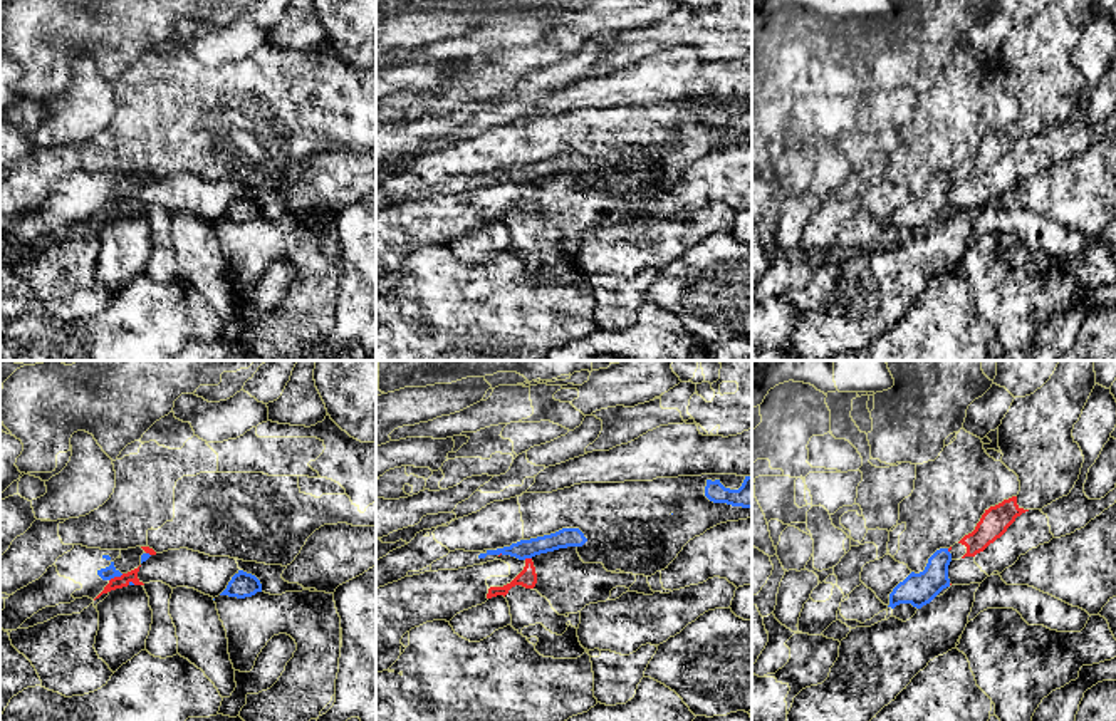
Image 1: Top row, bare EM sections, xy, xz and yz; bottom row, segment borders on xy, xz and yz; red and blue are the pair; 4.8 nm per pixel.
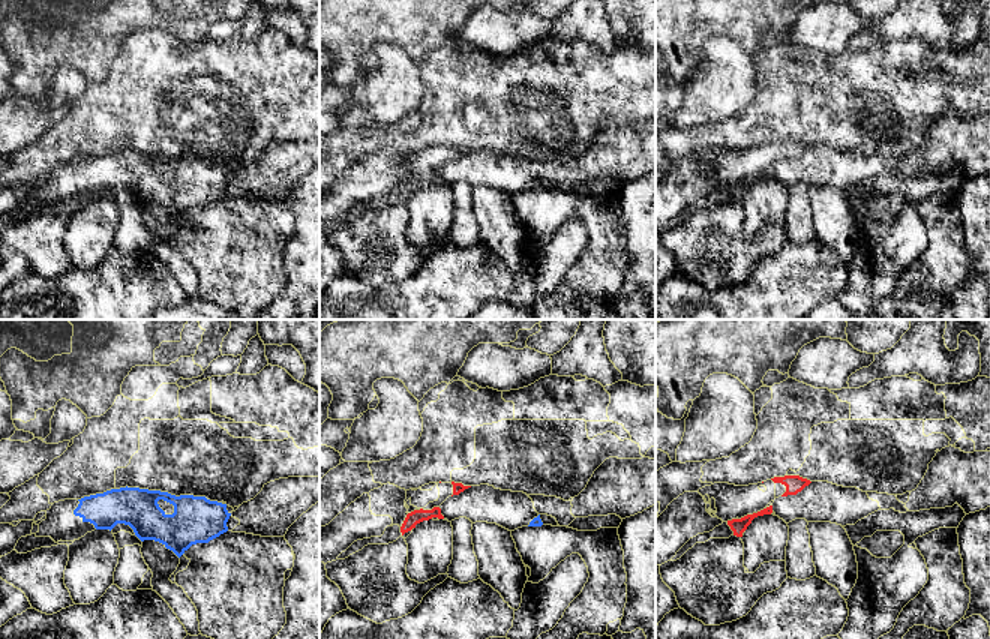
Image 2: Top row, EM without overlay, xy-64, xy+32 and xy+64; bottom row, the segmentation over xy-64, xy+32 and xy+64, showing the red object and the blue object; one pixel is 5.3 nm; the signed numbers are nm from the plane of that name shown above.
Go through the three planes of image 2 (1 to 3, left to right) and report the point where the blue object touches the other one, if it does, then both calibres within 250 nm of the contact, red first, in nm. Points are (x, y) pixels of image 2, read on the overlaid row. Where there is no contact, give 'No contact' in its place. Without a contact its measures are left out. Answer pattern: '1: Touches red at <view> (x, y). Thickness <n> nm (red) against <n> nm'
1: No contact
2: No contact
3: No contact

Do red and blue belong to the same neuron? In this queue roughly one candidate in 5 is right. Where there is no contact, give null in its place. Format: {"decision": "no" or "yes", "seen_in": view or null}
{"decision": "no", "seen_in": "xy"}

